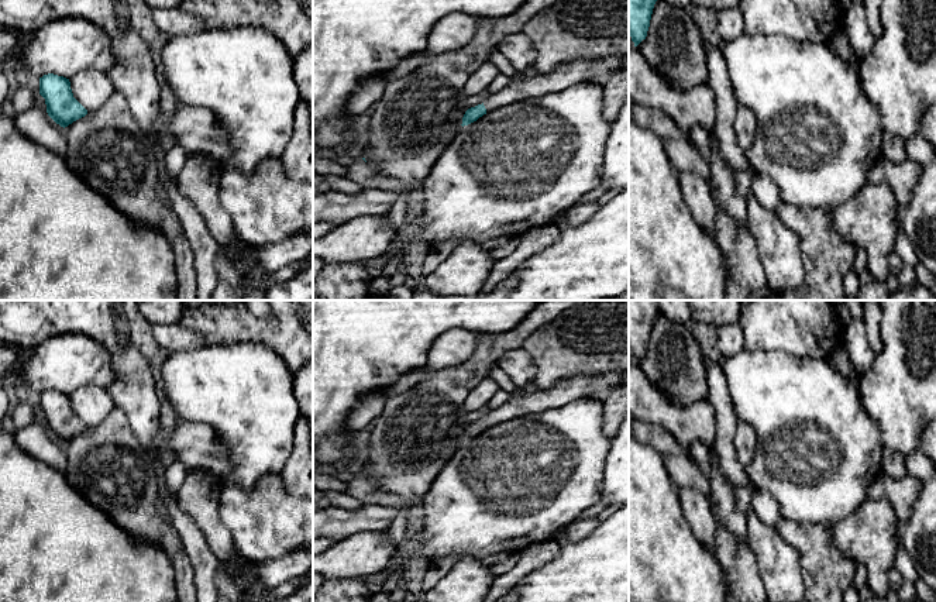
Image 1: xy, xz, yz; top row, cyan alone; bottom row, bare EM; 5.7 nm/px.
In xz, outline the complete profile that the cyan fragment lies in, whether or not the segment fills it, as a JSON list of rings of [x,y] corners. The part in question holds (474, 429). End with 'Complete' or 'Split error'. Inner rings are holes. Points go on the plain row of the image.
[[[612,371],[599,375],[565,378],[546,391],[538,391],[531,386],[519,388],[515,393],[509,395],[503,406],[485,414],[482,420],[468,424],[461,441],[468,441],[502,422],[555,409],[582,396],[603,399],[612,389],[622,383],[629,383],[629,372]]]. Split error

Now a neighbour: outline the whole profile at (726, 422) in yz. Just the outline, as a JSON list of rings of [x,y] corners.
[[[705,360],[709,383],[708,399],[715,407],[716,434],[712,448],[720,460],[720,467],[732,484],[753,488],[746,468],[737,461],[733,437],[739,420],[736,417],[722,368],[716,361]]]

